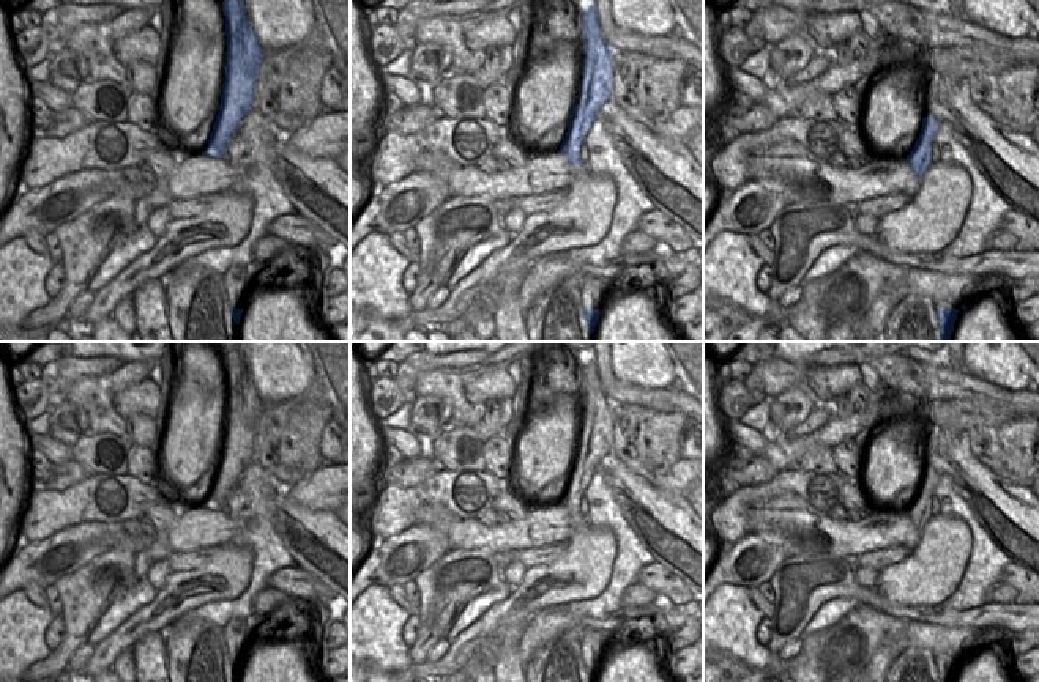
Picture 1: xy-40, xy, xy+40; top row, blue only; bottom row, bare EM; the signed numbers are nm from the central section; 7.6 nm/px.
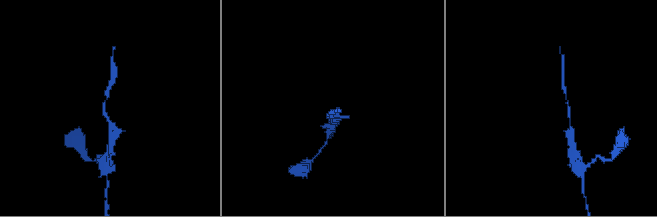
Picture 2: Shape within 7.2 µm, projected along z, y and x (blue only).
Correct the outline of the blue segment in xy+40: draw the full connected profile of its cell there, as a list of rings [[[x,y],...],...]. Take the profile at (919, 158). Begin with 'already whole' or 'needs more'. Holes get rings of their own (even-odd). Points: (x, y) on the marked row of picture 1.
already whole; [[[933,115],[922,118],[922,128],[919,139],[914,143],[914,148],[910,151],[907,159],[910,161],[911,169],[922,180],[924,172],[933,164],[932,162],[932,145],[933,137],[938,131],[940,121]]]

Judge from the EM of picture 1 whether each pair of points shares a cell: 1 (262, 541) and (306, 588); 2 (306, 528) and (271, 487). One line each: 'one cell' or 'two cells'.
1: two cells
2: one cell

